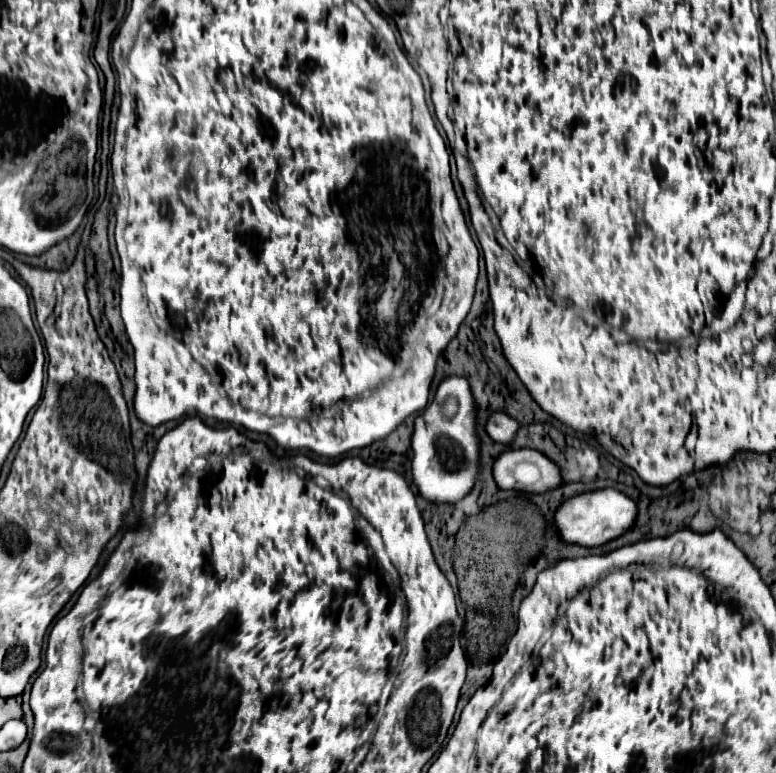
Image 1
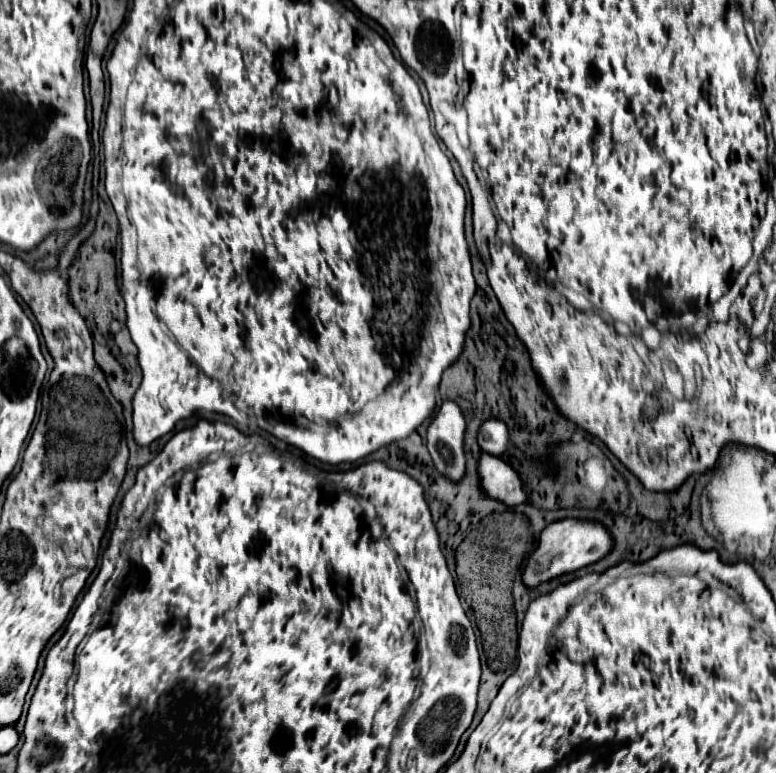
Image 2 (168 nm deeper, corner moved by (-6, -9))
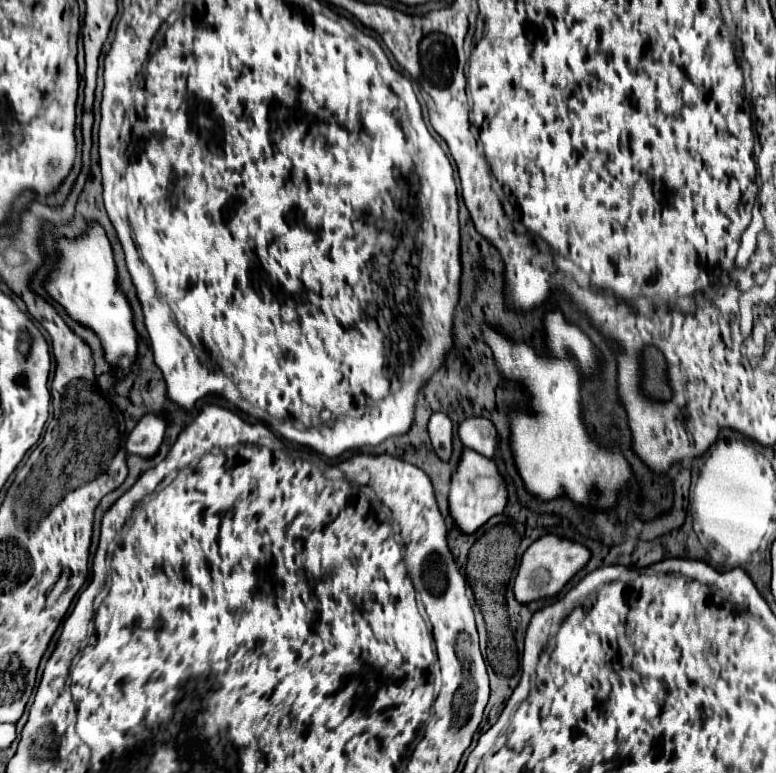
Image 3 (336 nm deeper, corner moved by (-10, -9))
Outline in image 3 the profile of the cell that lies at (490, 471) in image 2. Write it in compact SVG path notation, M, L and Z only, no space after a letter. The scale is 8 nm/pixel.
M462 449L456 473L452 475L450 491L448 491L448 507L450 515L454 519L454 525L460 529L464 535L476 533L490 517L500 515L508 503L508 493L506 493L506 483L502 475L498 473L496 465L492 459L486 459L478 455L476 451Z

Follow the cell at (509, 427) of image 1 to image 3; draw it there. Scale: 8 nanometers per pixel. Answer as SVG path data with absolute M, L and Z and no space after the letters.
M466 417L458 425L458 437L464 447L468 447L484 457L496 455L496 429L488 419Z

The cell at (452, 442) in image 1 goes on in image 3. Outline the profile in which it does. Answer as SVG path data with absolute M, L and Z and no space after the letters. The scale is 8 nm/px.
M432 413L428 421L428 435L436 455L448 461L452 453L452 421L446 413Z

